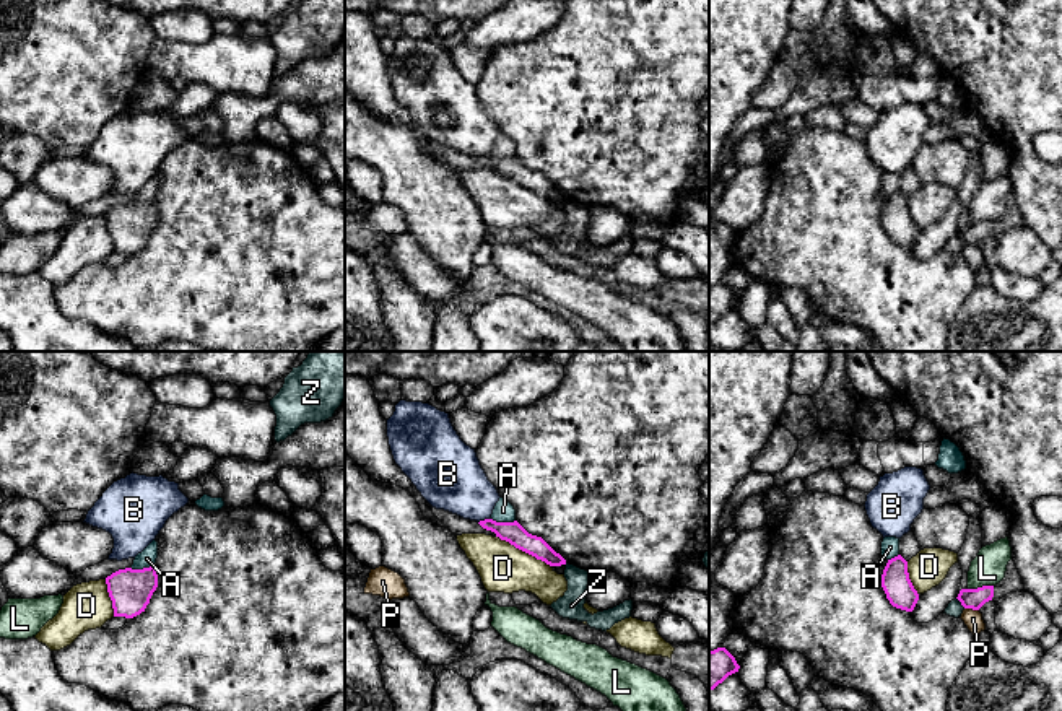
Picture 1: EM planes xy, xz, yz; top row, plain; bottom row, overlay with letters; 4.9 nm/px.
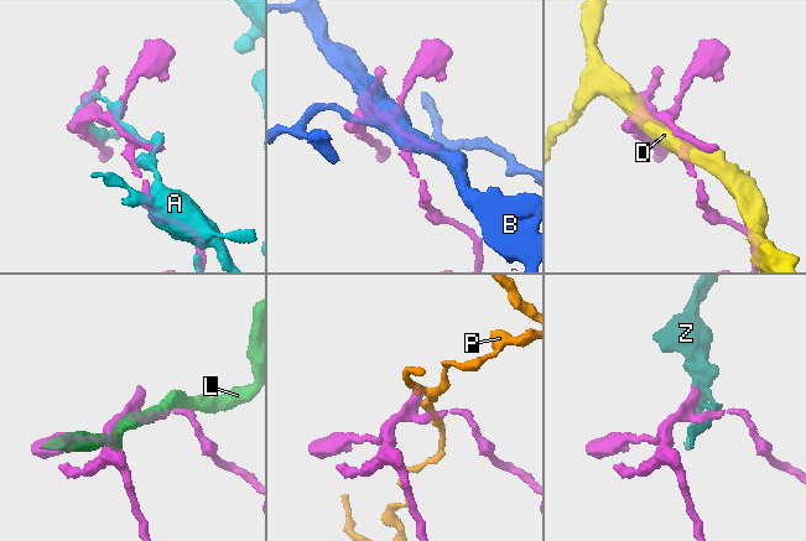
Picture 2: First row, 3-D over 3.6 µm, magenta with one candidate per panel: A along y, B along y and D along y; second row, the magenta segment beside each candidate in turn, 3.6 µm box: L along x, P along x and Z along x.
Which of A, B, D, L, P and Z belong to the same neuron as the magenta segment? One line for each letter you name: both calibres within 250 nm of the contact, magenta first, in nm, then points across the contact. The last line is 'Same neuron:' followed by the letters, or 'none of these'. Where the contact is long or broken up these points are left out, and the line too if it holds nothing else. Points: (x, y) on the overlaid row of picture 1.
Same neuron: none of these

